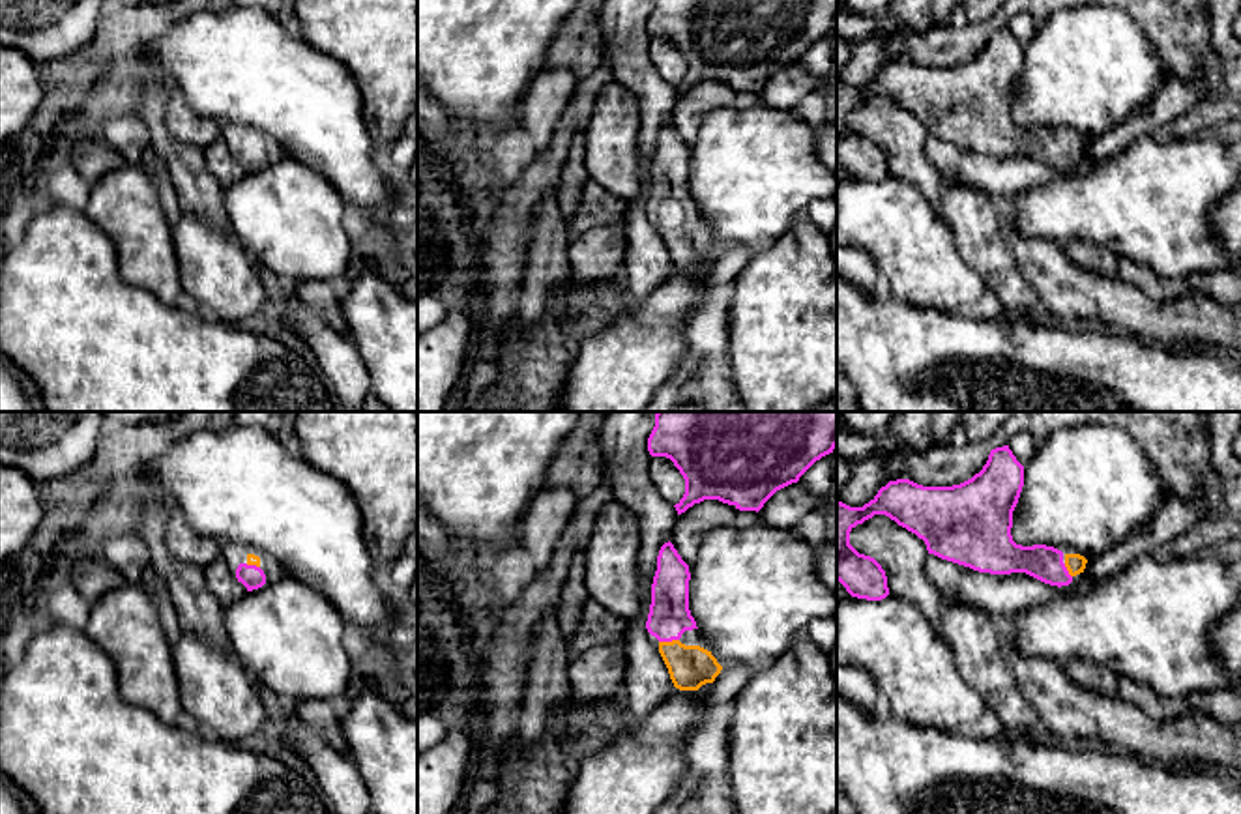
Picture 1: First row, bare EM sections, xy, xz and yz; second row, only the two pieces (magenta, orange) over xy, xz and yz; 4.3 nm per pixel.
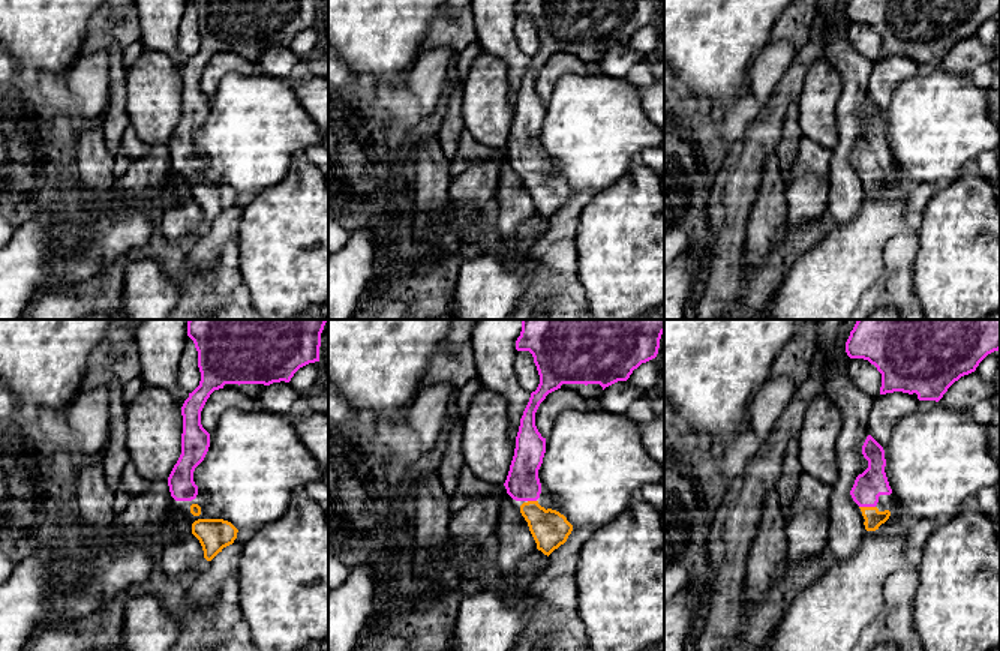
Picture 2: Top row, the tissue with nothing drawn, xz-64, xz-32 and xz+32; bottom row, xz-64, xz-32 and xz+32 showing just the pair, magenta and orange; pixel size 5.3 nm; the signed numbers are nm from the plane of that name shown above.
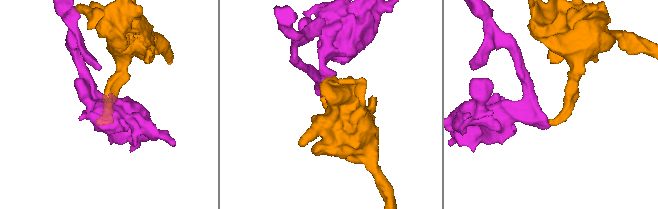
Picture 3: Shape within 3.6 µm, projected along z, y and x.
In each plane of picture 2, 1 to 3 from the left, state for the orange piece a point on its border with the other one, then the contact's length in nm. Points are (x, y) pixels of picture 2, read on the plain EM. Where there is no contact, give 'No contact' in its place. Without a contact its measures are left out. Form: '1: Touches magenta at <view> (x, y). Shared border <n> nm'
1: No contact
2: Touches magenta at xz-32 (532, 164). Shared border 50 nm
3: Touches magenta at xz+32 (867, 170). Shared border 90 nm

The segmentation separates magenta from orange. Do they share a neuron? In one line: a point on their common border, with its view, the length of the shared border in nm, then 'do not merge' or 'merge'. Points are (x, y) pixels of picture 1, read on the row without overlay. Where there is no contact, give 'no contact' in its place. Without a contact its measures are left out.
xz (669, 221) | 90 nm | merge

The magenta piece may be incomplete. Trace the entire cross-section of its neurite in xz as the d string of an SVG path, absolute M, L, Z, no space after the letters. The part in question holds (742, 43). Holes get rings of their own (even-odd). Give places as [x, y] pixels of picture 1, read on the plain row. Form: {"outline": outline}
{"outline": "M655 0L648 19L651 37L666 37L685 60L678 95L704 80L739 92L760 92L781 69L837 28L837 0Z"}

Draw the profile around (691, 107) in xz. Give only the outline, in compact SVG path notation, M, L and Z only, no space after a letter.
M704 80L681 94L672 109L670 124L691 148L704 118L715 109L747 109L760 103L756 92L739 92L719 80Z

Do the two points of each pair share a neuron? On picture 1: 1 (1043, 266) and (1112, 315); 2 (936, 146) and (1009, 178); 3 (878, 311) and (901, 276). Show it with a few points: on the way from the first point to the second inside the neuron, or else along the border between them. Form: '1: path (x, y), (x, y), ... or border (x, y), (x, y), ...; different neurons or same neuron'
1: path (1060, 283), (1069, 292), (1095, 298); same neuron
2: path (955, 161), (991, 173); same neuron
3: border (882, 289), (908, 304), (931, 309); different neurons

